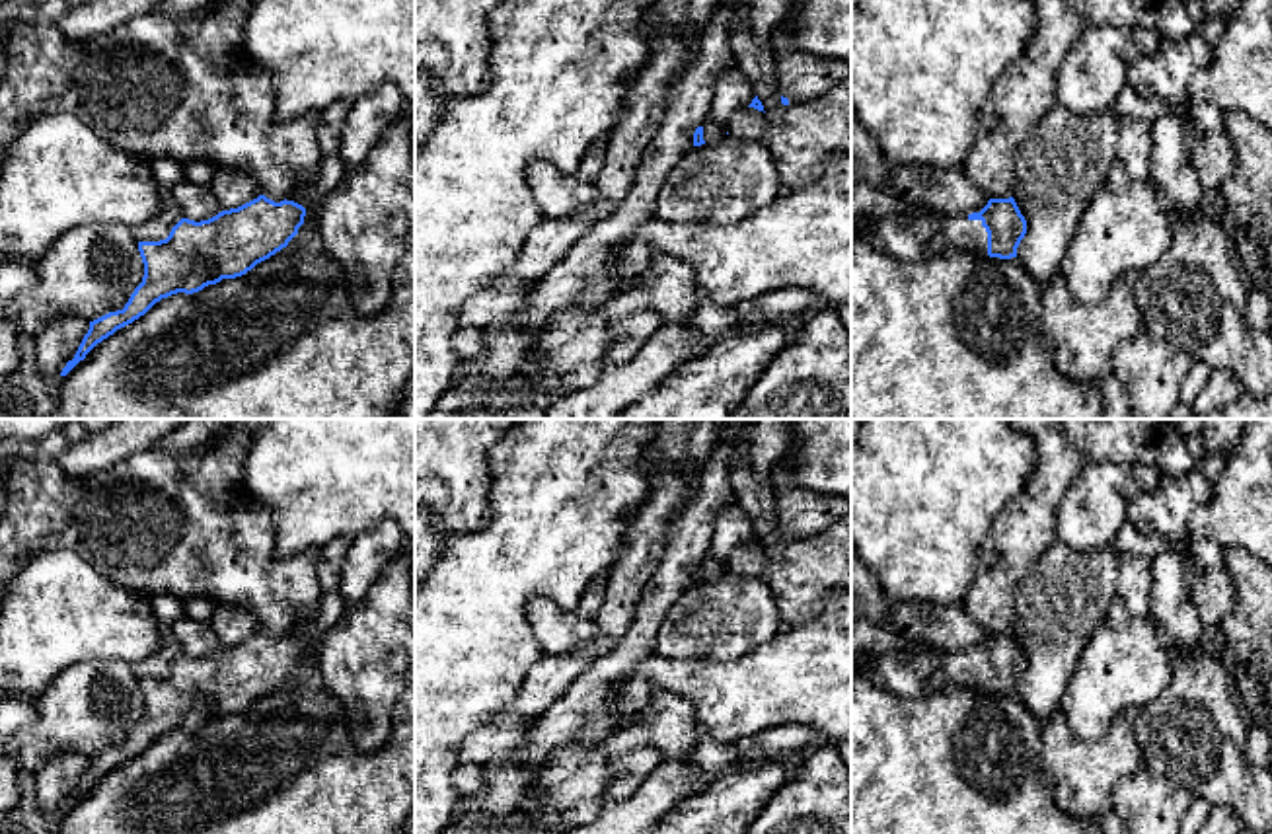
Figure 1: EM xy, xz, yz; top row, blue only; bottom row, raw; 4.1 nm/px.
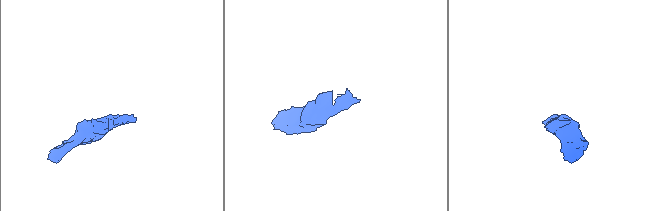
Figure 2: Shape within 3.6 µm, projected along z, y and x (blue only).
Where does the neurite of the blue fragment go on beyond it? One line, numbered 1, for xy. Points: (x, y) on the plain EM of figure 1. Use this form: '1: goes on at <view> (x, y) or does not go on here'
1: does not go on here

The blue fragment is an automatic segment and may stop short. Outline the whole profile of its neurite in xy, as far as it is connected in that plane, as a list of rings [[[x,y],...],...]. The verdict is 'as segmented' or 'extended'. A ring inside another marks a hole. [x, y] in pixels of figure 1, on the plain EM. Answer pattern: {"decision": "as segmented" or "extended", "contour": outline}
{"decision": "as segmented", "contour": [[[265,631],[208,657],[181,655],[166,676],[138,678],[144,700],[142,719],[123,746],[94,758],[76,791],[66,799],[66,813],[86,791],[117,766],[144,752],[156,739],[177,729],[193,731],[222,715],[251,707],[288,682],[304,661],[306,645],[294,637],[275,639]]]}

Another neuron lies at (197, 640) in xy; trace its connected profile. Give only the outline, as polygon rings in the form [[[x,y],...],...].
[[[183,616],[169,626],[171,635],[181,643],[183,655],[201,659],[222,649],[222,643],[208,622],[195,622]]]

